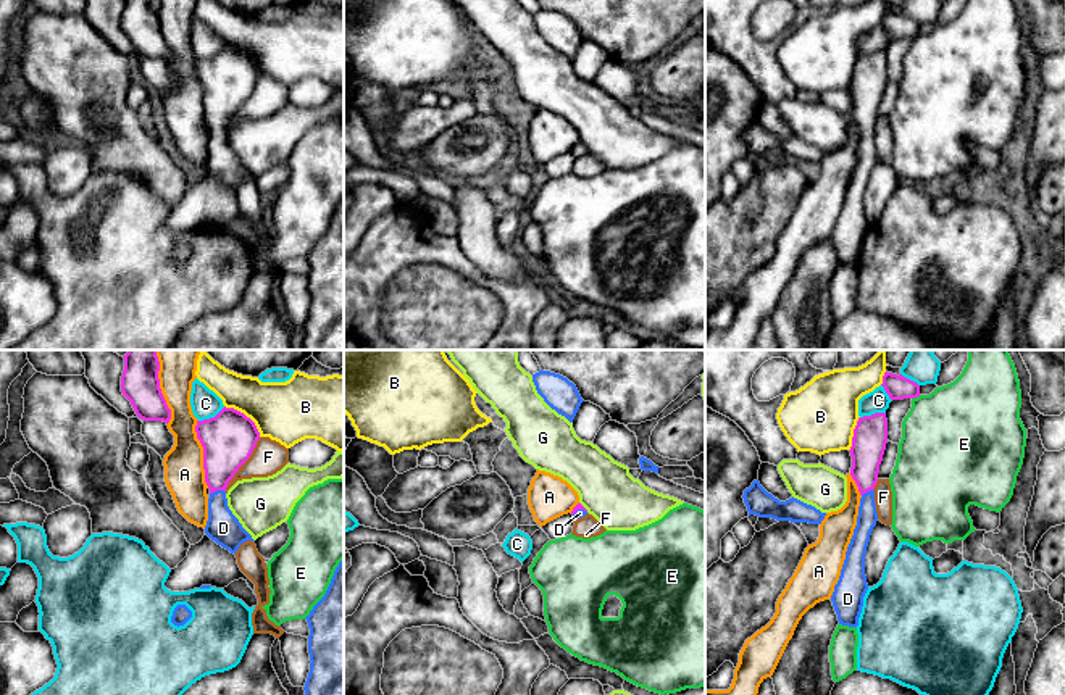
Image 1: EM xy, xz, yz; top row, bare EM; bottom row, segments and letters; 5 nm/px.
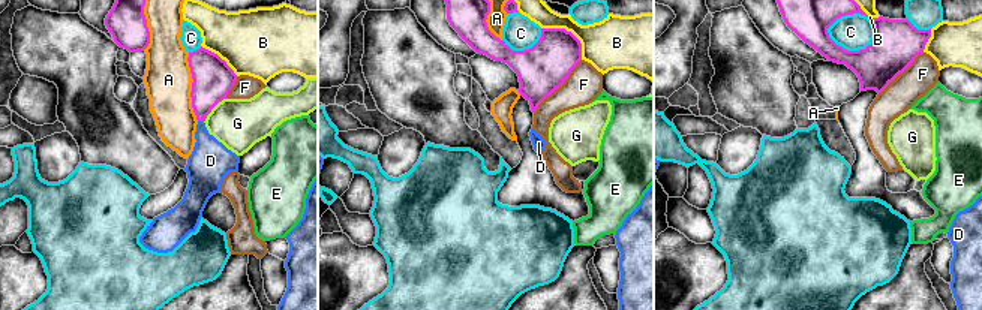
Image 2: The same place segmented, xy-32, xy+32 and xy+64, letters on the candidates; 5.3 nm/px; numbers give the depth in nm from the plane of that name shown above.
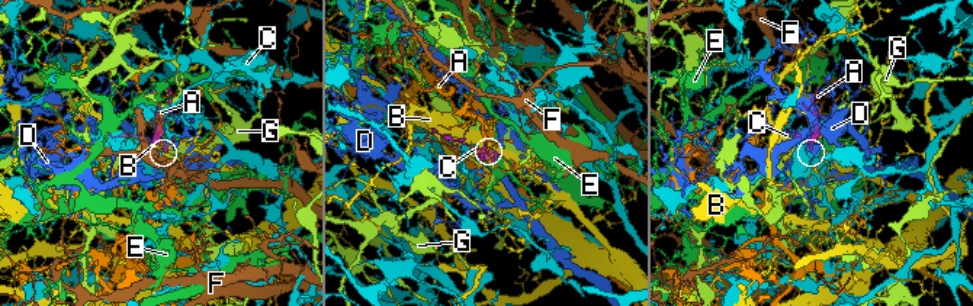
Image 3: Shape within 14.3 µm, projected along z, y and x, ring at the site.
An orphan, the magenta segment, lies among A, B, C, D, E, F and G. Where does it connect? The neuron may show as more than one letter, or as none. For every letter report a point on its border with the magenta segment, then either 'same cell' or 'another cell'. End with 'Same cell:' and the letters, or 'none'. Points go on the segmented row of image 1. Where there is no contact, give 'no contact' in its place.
A: meets magenta in xy at (158, 387); another cell
B: meets magenta in xy at (244, 415); another cell
C: meets magenta in xy at (212, 418); another cell
D: meets magenta in xy at (217, 489); same cell
E: meets magenta in yz at (915, 397); another cell
F: meets magenta in xy at (242, 463); another cell
G: meets magenta in xz at (583, 507); another cell
Same cell: D

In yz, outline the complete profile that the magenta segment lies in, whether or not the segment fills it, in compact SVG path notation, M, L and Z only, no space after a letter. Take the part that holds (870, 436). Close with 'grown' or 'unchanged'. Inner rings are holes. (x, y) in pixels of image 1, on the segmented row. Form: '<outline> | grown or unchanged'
M886 413L858 418L854 429L850 456L850 476L862 495L857 526L846 551L837 584L831 595L837 621L842 626L857 627L868 590L865 576L865 555L870 535L878 521L875 505L875 485L878 482L879 464L888 443Z | grown

